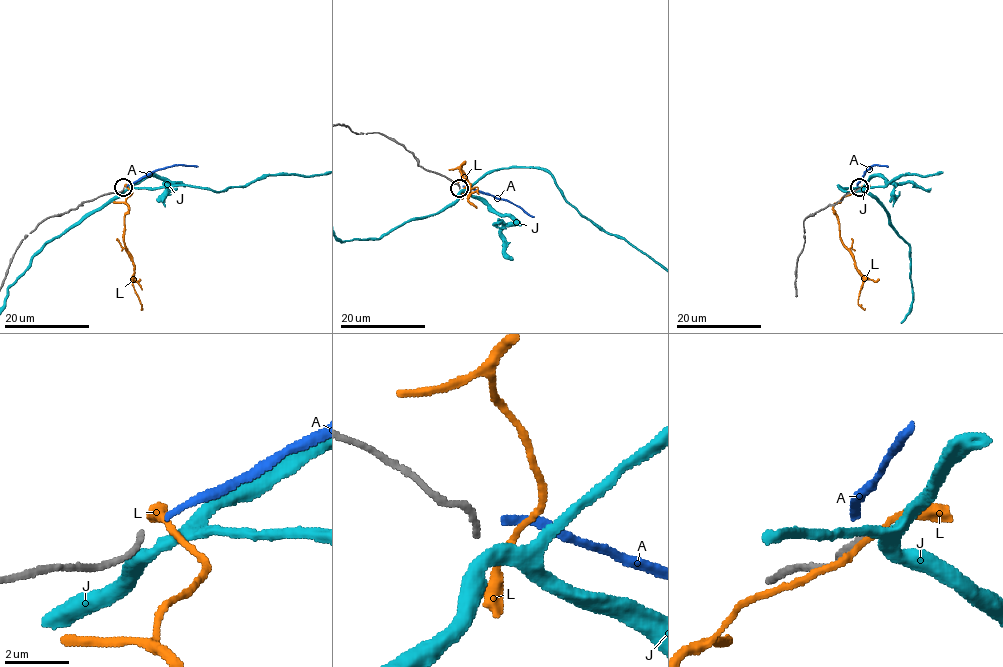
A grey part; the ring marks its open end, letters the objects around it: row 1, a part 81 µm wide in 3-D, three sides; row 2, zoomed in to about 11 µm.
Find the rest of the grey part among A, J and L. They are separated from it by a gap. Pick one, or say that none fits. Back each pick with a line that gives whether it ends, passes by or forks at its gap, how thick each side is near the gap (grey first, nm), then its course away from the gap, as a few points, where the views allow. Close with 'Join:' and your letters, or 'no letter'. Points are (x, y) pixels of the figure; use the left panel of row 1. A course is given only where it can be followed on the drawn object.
Join: no letter

